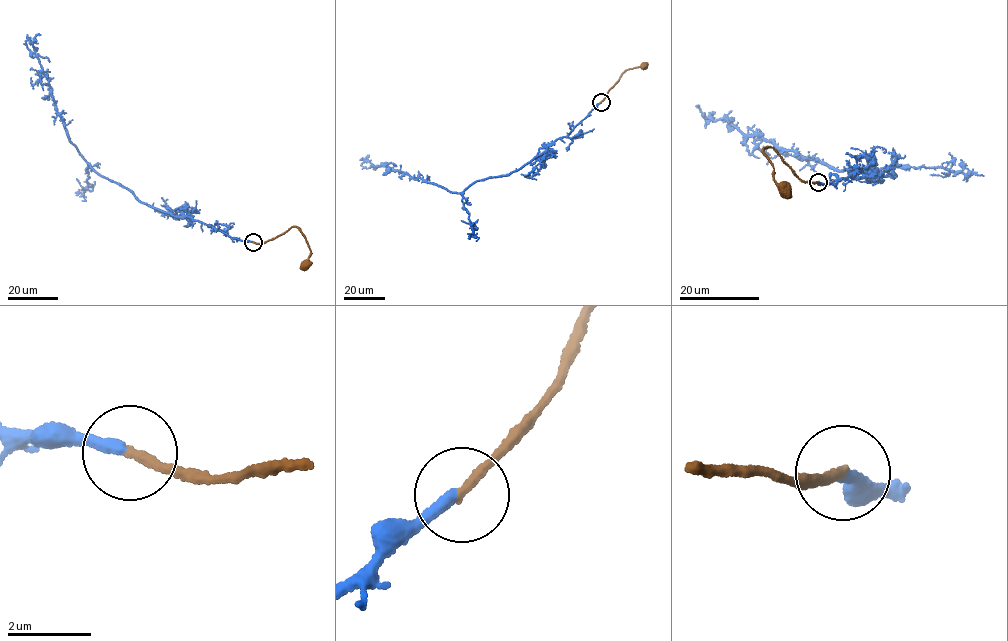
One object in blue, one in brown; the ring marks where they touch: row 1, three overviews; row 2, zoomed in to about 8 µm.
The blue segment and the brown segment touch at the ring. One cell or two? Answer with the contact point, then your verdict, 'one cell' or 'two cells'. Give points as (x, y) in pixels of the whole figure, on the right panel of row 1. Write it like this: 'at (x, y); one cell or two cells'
at (818, 182); one cell

